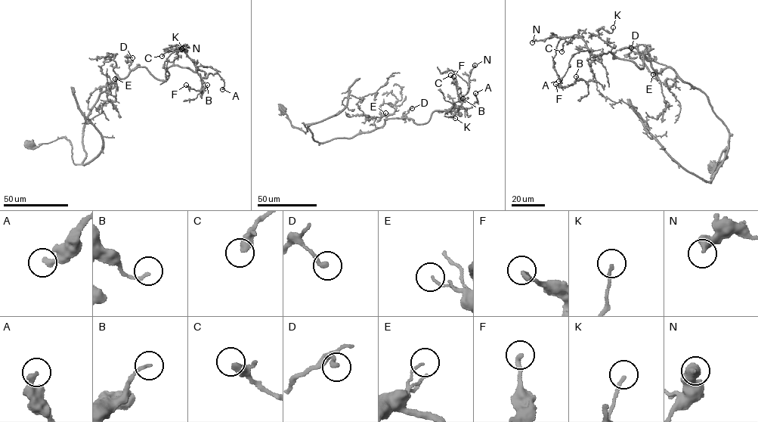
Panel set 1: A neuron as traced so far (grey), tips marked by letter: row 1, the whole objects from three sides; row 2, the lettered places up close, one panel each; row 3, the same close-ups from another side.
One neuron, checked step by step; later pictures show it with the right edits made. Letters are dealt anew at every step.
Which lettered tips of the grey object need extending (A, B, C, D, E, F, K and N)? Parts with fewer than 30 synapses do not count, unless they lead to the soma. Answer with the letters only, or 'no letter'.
no letter

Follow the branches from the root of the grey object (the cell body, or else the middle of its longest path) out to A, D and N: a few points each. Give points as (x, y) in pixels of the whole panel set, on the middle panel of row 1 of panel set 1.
A: (282, 109), (321, 143), (388, 119), (425, 124), (436, 110), (471, 107), (475, 93)
D: (282, 109), (291, 124), (304, 132), (301, 122), (307, 124), (321, 143), (403, 119), (412, 108)
N: (282, 109), (321, 143), (388, 119), (425, 124), (435, 111), (457, 110), (474, 65)

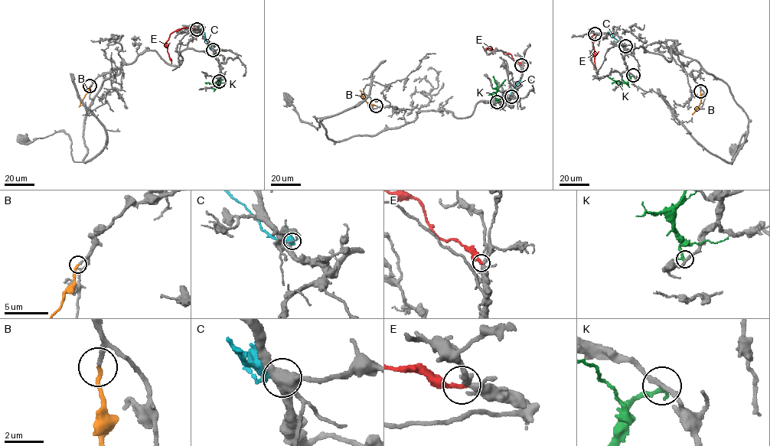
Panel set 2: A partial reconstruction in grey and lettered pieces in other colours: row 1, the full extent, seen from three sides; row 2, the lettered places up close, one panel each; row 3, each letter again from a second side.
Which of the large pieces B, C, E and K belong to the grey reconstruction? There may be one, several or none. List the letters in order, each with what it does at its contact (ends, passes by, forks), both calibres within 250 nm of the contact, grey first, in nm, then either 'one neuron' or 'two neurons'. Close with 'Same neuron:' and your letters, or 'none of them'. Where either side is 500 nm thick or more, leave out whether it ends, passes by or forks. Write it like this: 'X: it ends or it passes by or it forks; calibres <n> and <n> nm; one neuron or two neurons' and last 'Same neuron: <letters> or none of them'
B: it ends; calibres 190 and 200 nm; one neuron
C: it ends; calibres 160 and 260 nm; two neurons
E: it ends; calibres 280 and 280 nm; two neurons
K: it ends; calibres 200 and 240 nm; two neurons
Same neuron: B

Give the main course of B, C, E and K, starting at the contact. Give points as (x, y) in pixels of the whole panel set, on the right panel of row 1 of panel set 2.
B: (700, 91), (700, 102), (692, 115)
C: (625, 46), (621, 45), (610, 30), (607, 32)
E: (595, 34), (591, 37), (597, 71)
K: (633, 75), (628, 82), (611, 83)

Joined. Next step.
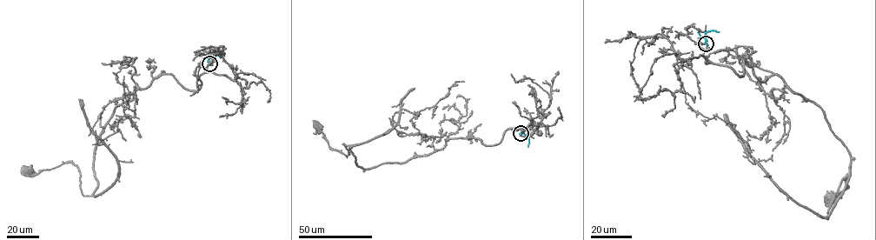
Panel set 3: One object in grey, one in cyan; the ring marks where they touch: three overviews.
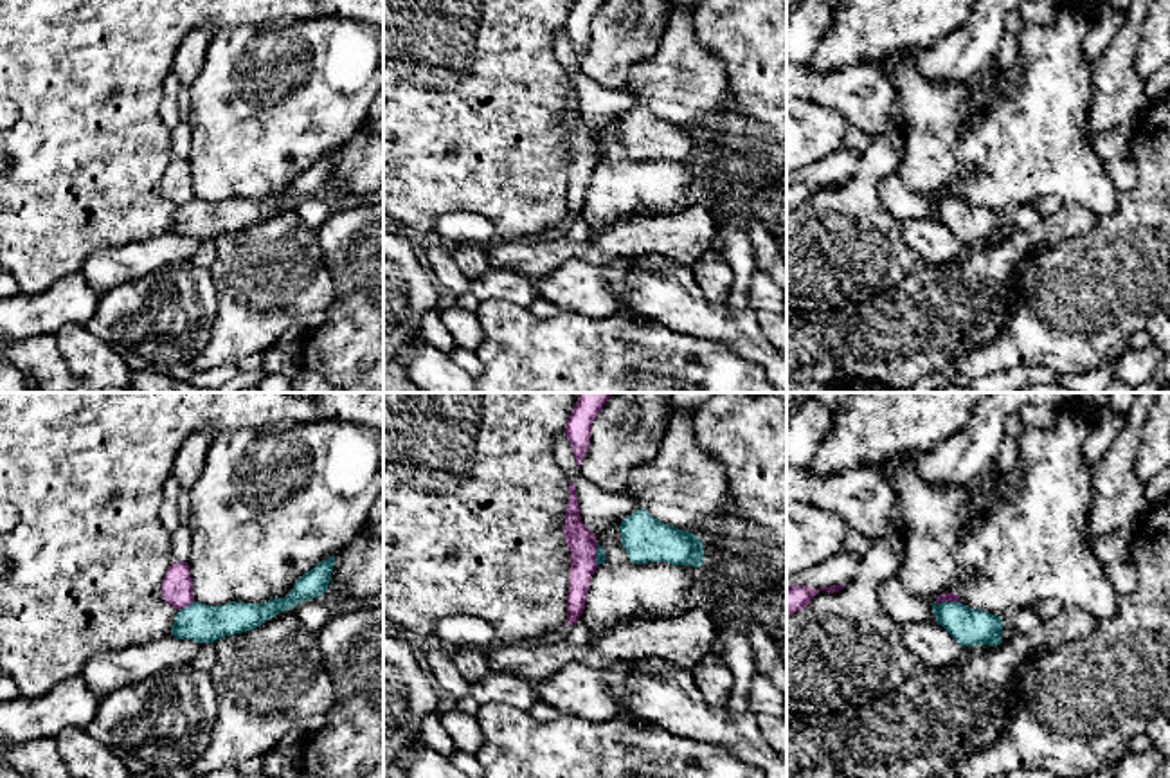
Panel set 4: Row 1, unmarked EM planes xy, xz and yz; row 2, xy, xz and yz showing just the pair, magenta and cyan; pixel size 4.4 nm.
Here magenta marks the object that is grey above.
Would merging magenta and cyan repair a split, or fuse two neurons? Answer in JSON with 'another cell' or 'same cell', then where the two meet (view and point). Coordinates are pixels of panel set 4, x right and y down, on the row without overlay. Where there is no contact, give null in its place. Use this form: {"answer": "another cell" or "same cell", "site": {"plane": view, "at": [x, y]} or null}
{"answer": "another cell", "site": {"plane": "xy", "at": [186, 202]}}

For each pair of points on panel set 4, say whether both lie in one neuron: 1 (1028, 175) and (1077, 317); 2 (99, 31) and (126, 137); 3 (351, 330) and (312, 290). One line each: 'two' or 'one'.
1: two
2: one
3: two

